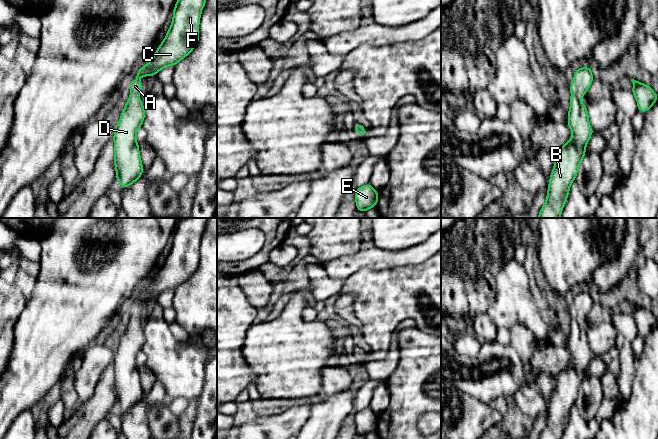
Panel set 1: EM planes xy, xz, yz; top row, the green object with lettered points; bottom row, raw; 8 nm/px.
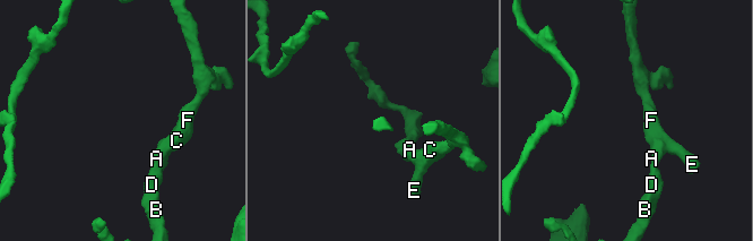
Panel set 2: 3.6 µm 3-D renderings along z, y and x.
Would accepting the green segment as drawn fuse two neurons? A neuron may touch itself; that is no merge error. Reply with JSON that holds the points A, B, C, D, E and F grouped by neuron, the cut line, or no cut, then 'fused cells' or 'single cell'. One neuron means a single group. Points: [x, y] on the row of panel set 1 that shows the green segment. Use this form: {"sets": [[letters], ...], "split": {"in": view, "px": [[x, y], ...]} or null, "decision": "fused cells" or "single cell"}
{"sets": [["A", "B", "C", "D", "E", "F"]], "split": null, "decision": "single cell"}

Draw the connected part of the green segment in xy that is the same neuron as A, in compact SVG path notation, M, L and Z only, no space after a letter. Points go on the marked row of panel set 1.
M177 0L173 10L172 24L154 57L136 74L130 85L131 95L126 101L120 120L114 127L114 165L116 179L121 188L137 181L145 169L141 163L136 132L145 119L144 106L139 94L144 89L141 76L154 76L166 66L175 66L197 46L199 41L199 22L206 0Z

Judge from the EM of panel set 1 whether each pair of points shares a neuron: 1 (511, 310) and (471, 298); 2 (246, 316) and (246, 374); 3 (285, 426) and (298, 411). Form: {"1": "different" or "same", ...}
{"1": "different", "2": "same", "3": "same"}

